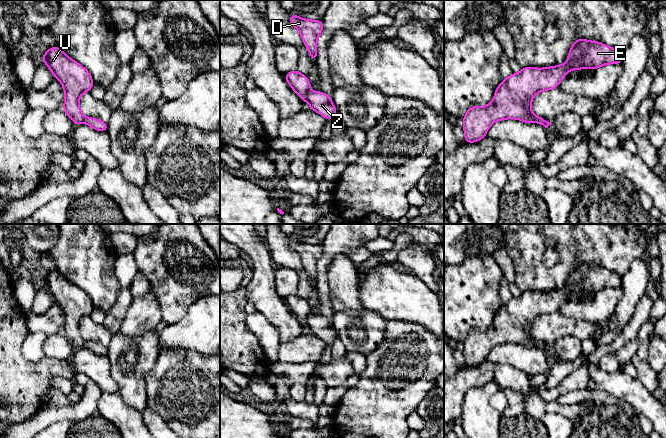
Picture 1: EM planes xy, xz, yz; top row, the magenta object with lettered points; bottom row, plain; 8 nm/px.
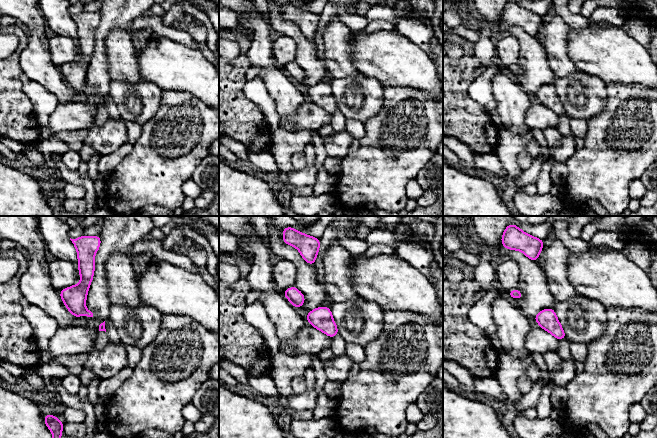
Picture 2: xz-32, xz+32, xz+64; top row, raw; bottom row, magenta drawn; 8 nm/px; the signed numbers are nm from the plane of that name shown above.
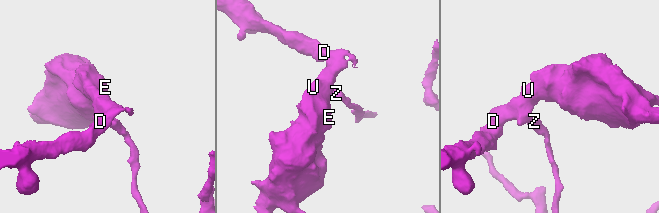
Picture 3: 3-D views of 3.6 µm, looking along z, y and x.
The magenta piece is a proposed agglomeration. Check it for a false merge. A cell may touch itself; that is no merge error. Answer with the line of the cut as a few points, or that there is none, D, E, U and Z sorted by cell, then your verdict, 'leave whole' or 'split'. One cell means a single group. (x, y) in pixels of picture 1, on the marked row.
cut in xz along (309, 92), (305, 100); D E U / Z; split

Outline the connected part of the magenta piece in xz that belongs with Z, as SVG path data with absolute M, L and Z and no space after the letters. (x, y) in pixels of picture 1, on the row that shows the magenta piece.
M309 92L306 97L306 102L312 110L321 114L325 119L333 120L337 113L337 108L334 106L332 99L323 92Z

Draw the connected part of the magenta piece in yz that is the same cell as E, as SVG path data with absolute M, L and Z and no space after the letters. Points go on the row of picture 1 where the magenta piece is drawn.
M583 38L574 41L565 64L547 68L524 67L519 73L513 73L502 80L501 84L496 88L493 100L487 106L471 106L463 117L464 142L473 143L480 141L486 136L489 127L499 120L511 118L525 123L537 122L540 117L534 115L531 111L533 97L539 92L557 88L569 70L580 70L582 68L596 70L606 64L620 63L622 63L622 54L610 46Z

